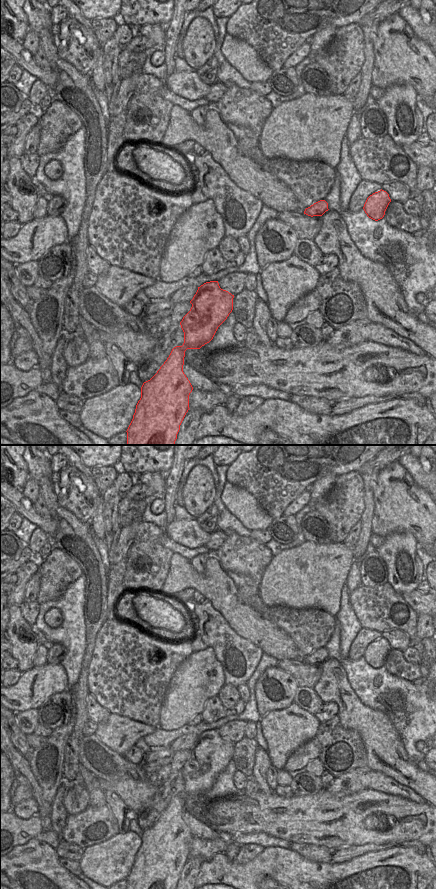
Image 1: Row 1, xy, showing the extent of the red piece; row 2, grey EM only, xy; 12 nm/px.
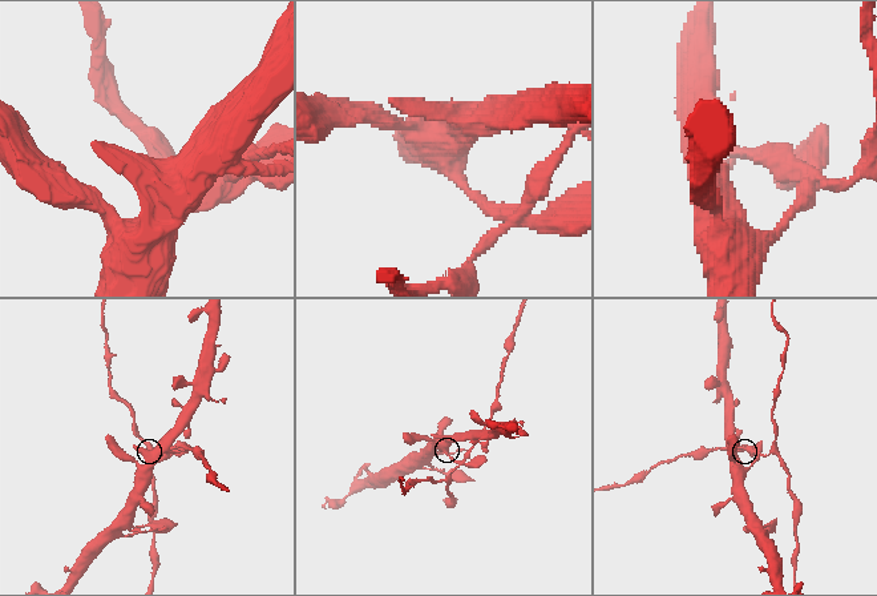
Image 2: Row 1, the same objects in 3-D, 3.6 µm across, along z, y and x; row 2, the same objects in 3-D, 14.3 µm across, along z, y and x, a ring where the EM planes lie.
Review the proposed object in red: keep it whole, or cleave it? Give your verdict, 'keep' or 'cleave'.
keep

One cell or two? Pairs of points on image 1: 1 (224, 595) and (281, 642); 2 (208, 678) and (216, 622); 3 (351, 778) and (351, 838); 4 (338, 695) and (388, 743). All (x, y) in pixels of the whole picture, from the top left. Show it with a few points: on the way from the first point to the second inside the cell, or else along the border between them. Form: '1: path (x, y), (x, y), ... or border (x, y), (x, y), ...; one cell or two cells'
1: path (238, 609), (267, 636); one cell
2: border (208, 646), (212, 649), (215, 658), (223, 670); two cells
3: border (364, 788), (353, 793), (328, 791); two cells
4: path (350, 705), (376, 731); one cell

